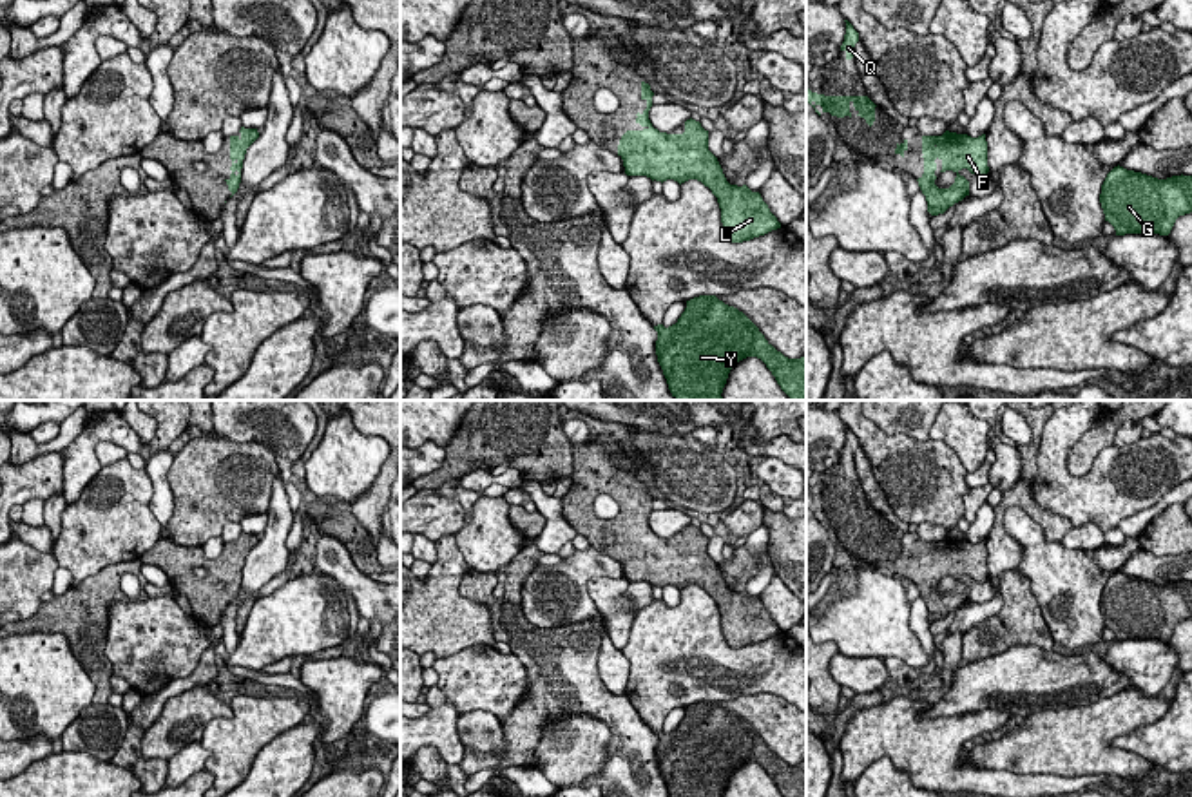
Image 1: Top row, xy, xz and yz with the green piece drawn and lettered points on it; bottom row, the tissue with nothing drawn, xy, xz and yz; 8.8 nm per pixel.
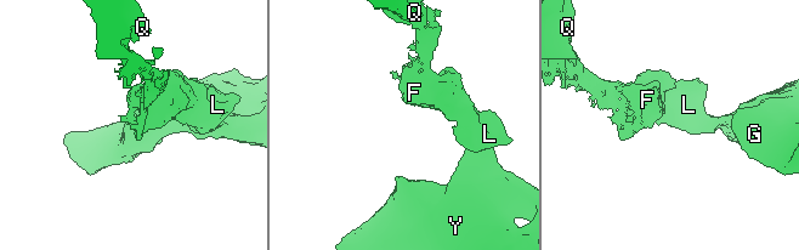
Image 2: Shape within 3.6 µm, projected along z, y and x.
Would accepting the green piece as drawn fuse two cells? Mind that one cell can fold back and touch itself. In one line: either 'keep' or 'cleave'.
keep

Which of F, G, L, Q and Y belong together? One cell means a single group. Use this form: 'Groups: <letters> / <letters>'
Groups: F G L Q Y

